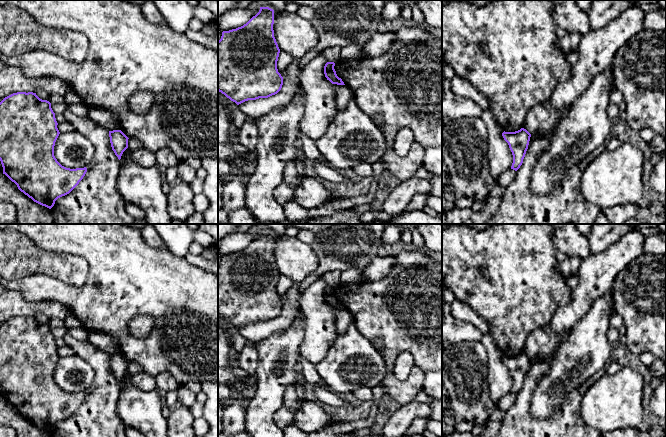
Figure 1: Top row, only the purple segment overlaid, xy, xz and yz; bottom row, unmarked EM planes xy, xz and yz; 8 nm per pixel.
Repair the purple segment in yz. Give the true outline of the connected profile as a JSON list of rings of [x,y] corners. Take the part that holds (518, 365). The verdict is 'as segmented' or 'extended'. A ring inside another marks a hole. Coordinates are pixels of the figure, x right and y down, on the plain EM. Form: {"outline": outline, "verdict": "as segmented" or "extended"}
{"outline": [[[524,352],[515,356],[503,356],[502,360],[508,367],[513,379],[511,393],[517,395],[523,387],[526,375],[528,373],[531,358]]], "verdict": "as segmented"}

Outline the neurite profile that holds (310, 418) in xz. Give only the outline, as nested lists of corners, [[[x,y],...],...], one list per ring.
[[[303,401],[293,424],[306,434],[322,431],[330,423],[329,415],[316,402]]]

